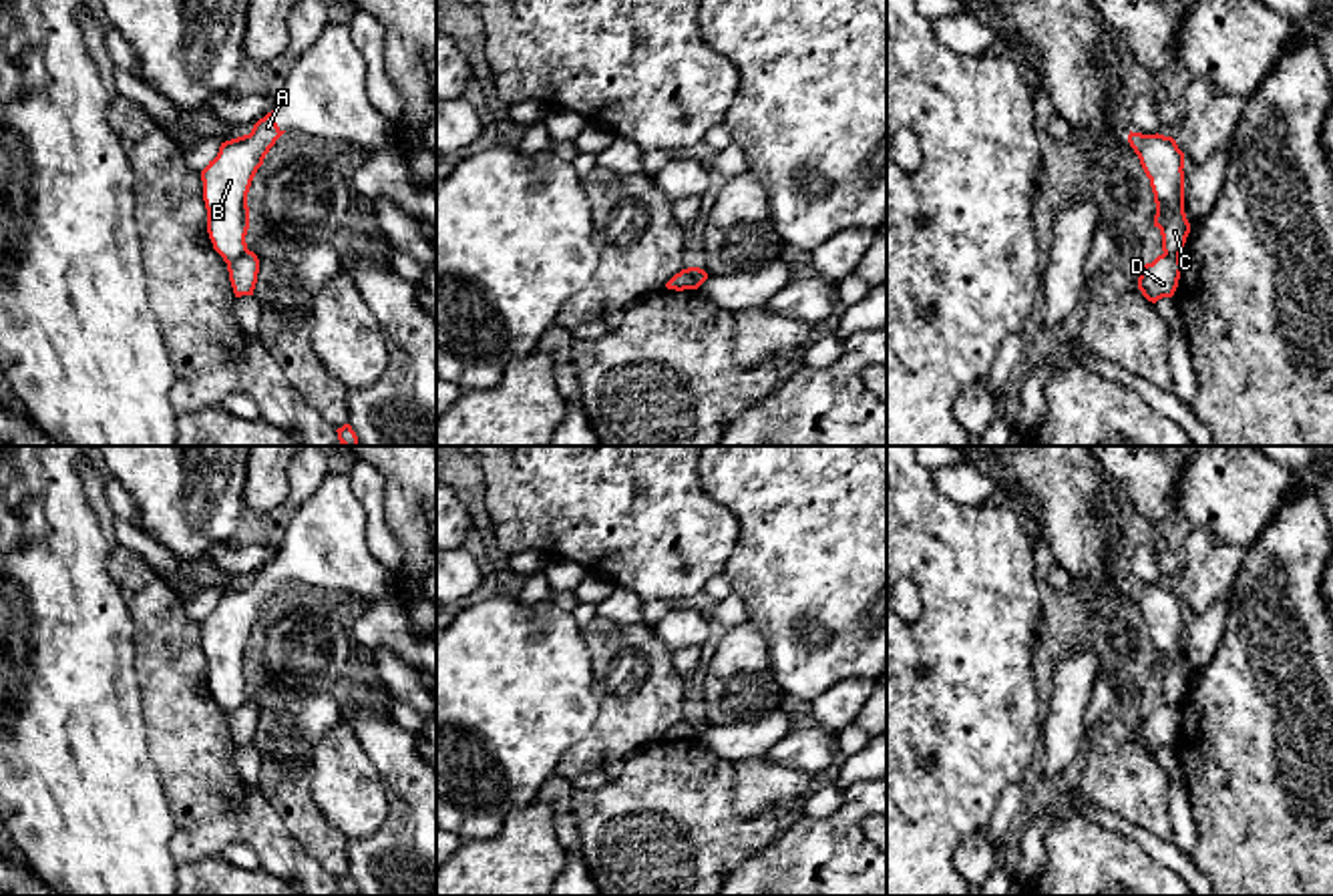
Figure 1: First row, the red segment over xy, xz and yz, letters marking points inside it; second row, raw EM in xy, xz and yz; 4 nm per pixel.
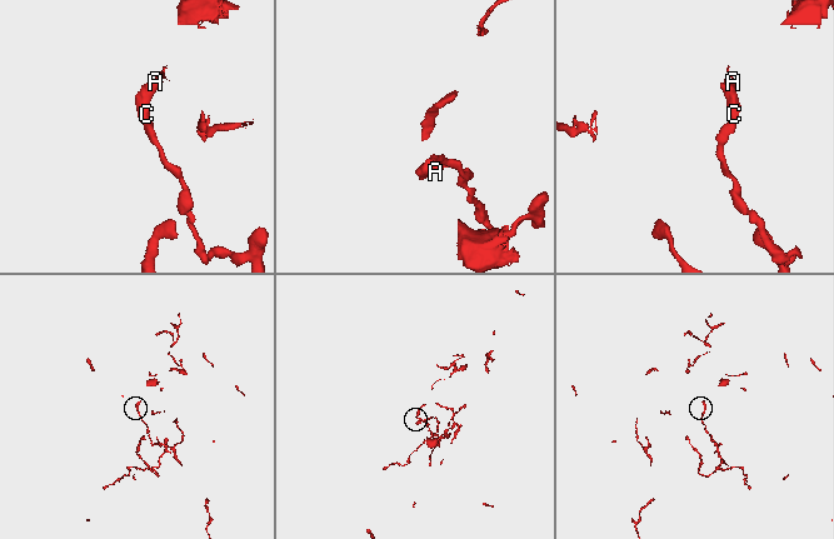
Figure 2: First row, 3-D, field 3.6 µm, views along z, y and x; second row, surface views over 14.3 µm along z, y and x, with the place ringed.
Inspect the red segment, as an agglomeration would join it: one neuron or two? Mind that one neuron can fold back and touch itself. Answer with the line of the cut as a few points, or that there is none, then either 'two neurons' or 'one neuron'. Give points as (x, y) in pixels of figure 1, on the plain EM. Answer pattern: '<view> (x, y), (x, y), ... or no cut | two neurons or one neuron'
xy (248, 700), (228, 716) | two neurons

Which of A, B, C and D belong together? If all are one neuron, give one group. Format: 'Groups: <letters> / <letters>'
Groups: A B C / D

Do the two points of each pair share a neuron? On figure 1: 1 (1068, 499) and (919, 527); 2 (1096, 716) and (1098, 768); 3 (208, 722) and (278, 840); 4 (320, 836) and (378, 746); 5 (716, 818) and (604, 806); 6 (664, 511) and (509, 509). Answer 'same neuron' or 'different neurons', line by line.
1: different neurons
2: different neurons
3: same neuron
4: different neurons
5: same neuron
6: same neuron

